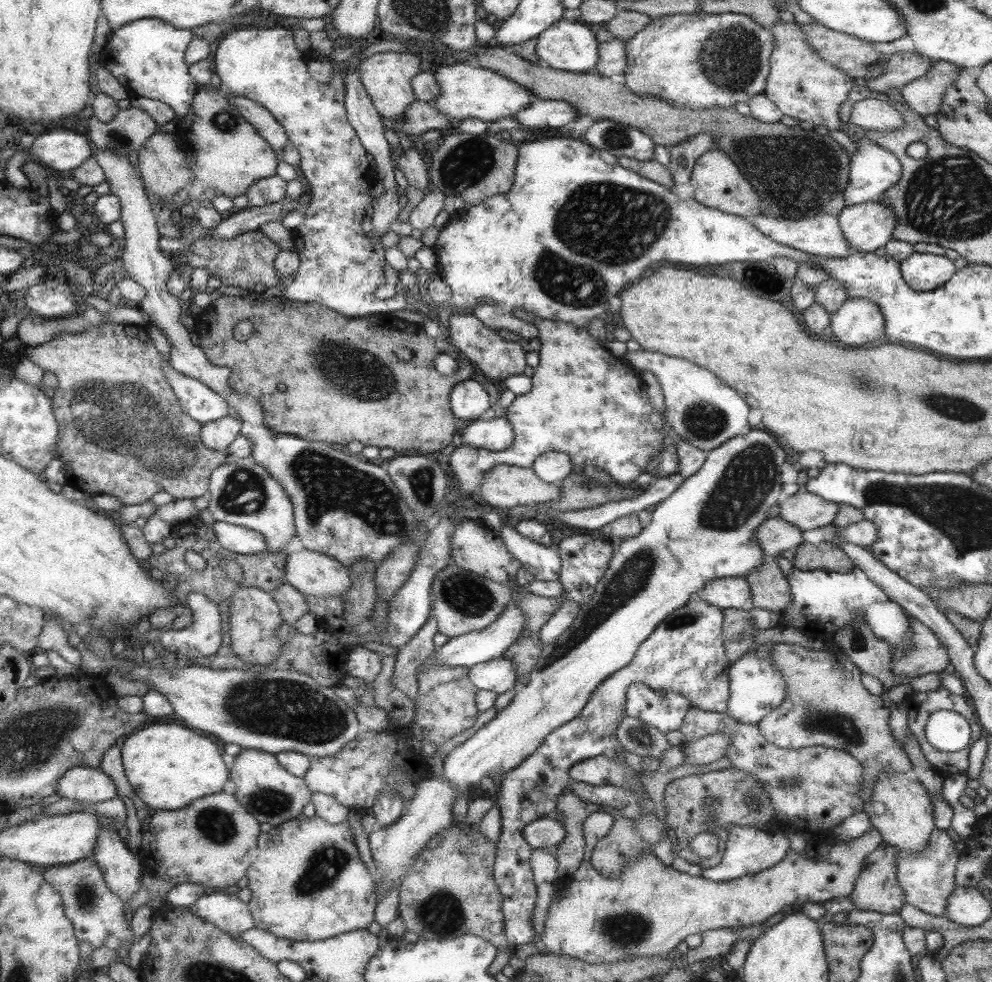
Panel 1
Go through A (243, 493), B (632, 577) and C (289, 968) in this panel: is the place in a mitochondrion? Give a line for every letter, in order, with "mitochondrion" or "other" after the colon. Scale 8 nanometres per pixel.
A: mitochondrion
B: mitochondrion
C: other

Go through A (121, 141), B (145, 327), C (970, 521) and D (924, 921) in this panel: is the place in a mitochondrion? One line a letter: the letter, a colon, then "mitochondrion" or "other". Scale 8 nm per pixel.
A: mitochondrion
B: other
C: mitochondrion
D: other

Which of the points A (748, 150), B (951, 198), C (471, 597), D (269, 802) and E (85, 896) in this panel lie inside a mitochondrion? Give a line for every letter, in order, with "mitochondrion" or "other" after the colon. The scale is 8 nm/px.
A: mitochondrion
B: mitochondrion
C: mitochondrion
D: mitochondrion
E: mitochondrion

